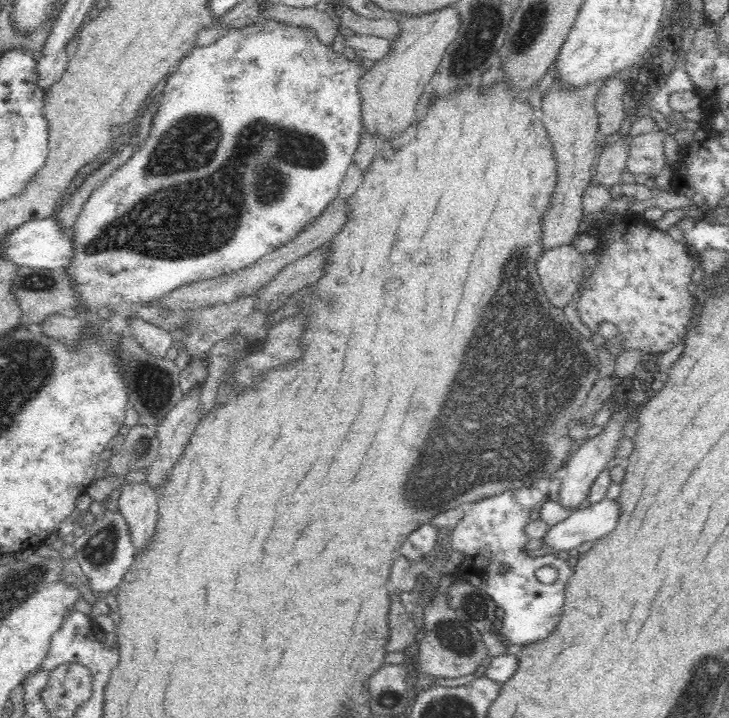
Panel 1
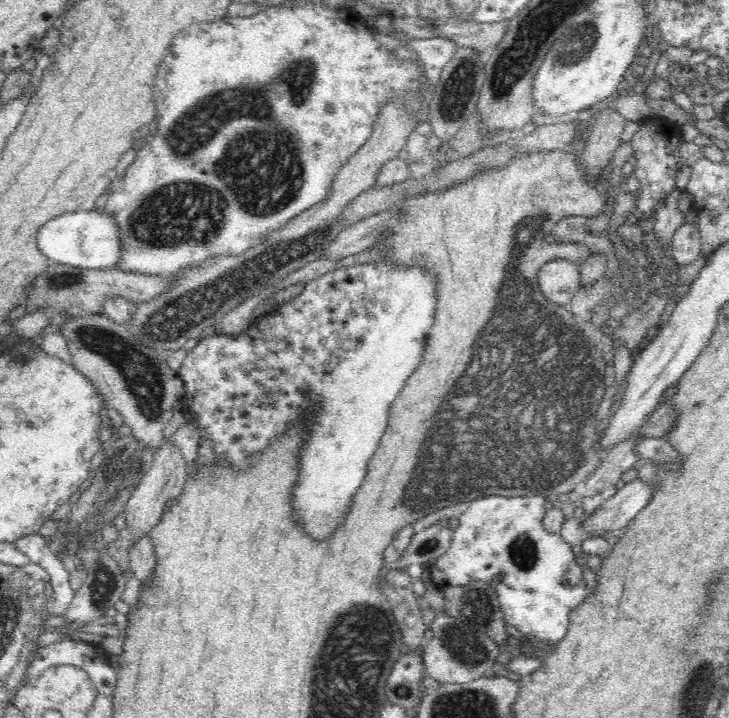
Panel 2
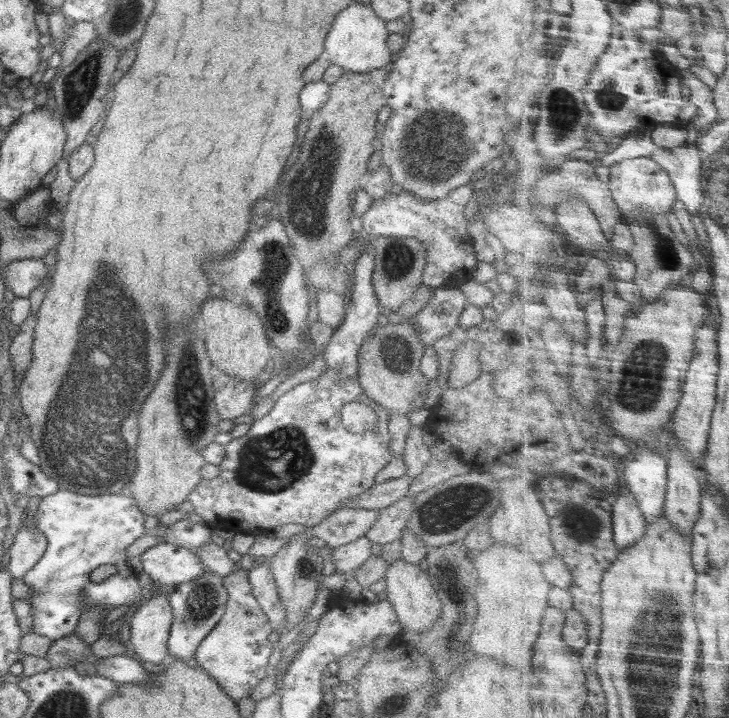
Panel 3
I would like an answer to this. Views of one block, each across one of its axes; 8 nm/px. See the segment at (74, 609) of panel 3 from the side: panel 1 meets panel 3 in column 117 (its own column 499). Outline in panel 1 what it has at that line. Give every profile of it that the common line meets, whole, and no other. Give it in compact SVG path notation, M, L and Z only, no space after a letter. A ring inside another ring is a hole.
M535 487L504 490L475 503L452 529L450 550L462 552L464 556L452 576L484 589L502 608L504 616L500 635L508 644L532 644L546 639L556 630L562 614L560 610L565 605L566 585L574 572L570 564L556 554L530 556L524 549L531 540L524 531L526 524L531 521L530 508L540 506L547 496ZM503 566L509 567L505 574L500 572ZM542 566L553 566L558 570L558 579L554 584L542 584L536 578L536 570Z

